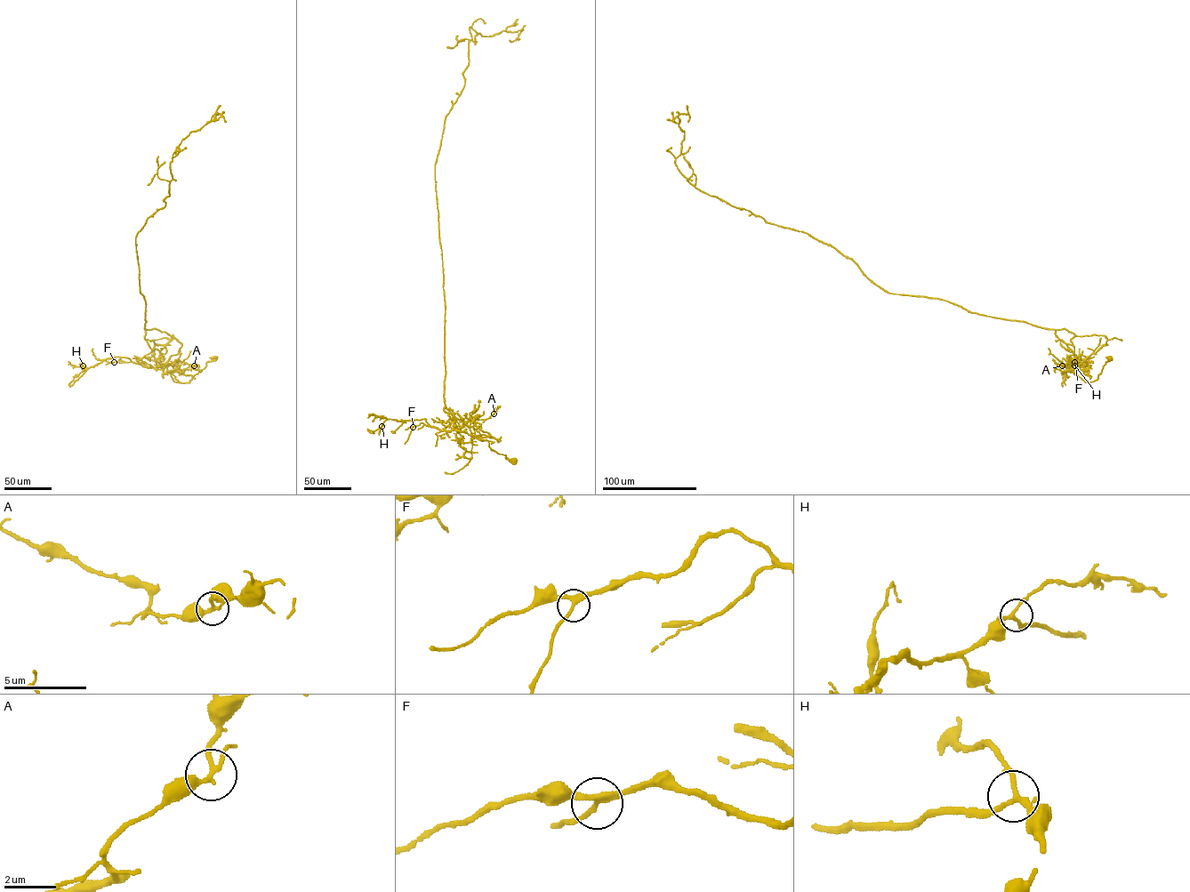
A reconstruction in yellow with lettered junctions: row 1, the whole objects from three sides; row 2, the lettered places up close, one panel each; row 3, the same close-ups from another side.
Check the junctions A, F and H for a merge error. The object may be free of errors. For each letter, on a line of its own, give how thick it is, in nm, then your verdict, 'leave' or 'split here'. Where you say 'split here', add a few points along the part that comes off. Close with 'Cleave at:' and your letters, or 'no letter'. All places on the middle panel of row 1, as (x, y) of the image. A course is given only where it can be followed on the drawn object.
A: 200 nm | split here
F: 240 nm | leave
H: 180 nm | leave
Cleave at: A

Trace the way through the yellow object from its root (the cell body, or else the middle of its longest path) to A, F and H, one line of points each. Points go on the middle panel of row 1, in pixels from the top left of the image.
A: (514, 462), (491, 450), (488, 440), (474, 437), (465, 422), (489, 418), (494, 413)
F: (514, 462), (491, 450), (488, 440), (474, 437), (466, 423), (446, 431), (422, 422), (413, 427)
H: (514, 462), (491, 450), (488, 440), (474, 437), (466, 423), (441, 430), (425, 419), (388, 419), (381, 426)

